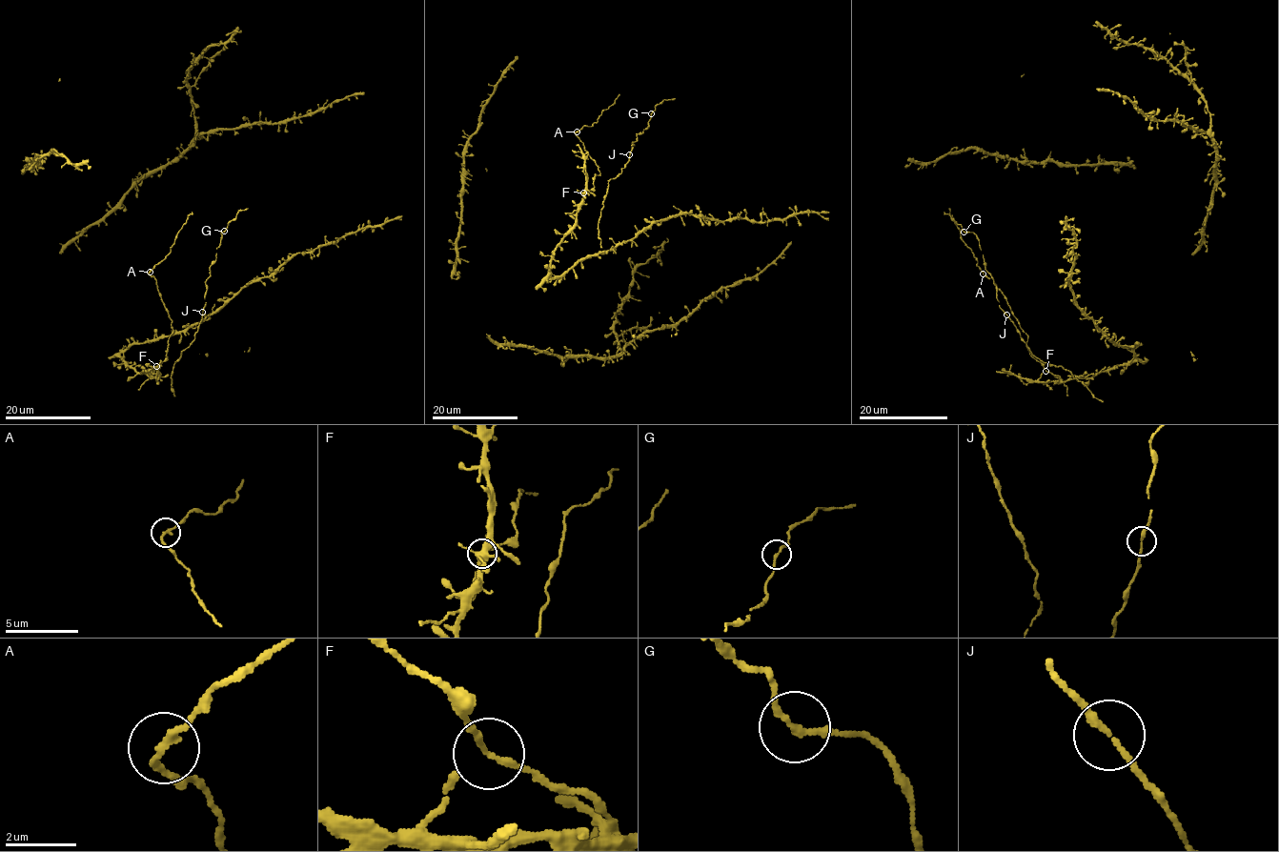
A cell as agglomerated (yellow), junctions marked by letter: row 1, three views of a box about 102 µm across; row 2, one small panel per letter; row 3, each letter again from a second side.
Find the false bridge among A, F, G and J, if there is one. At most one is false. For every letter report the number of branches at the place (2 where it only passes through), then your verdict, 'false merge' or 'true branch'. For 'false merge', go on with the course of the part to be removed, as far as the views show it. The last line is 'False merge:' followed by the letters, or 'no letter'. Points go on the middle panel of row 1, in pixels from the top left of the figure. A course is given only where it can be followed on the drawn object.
A: branches 2; true branch
F: branches 2; true branch
G: branches 2; true branch
J: branches 2; true branch
False merge: no letter

